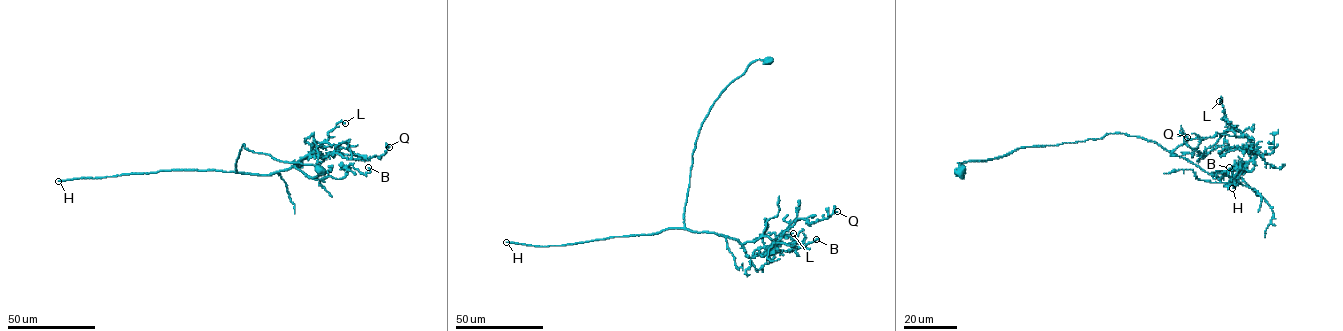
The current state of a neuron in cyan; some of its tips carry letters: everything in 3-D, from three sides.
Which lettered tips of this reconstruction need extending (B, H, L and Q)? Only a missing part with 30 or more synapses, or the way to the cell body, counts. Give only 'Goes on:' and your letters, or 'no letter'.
Goes on: H

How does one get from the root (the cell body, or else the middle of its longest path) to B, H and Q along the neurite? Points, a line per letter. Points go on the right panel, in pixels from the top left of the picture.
B: (960, 171), (1115, 133), (1218, 179), (1236, 167), (1226, 186), (1242, 165), (1232, 178), (1229, 167)
H: (960, 171), (959, 163), (1021, 148), (1124, 133), (1154, 141), (1212, 175), (1224, 171), (1238, 180), (1232, 188)
Q: (960, 171), (959, 163), (1115, 133), (1154, 141), (1218, 179), (1256, 154), (1220, 146), (1204, 157), (1187, 137)

